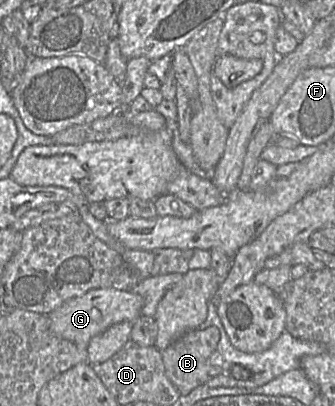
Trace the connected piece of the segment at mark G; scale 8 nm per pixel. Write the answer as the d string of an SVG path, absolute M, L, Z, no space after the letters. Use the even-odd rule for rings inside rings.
M114 288L92 289L74 297L48 314L51 332L63 339L75 343L80 349L87 350L90 340L120 322L133 324L141 315L144 299L129 290Z

